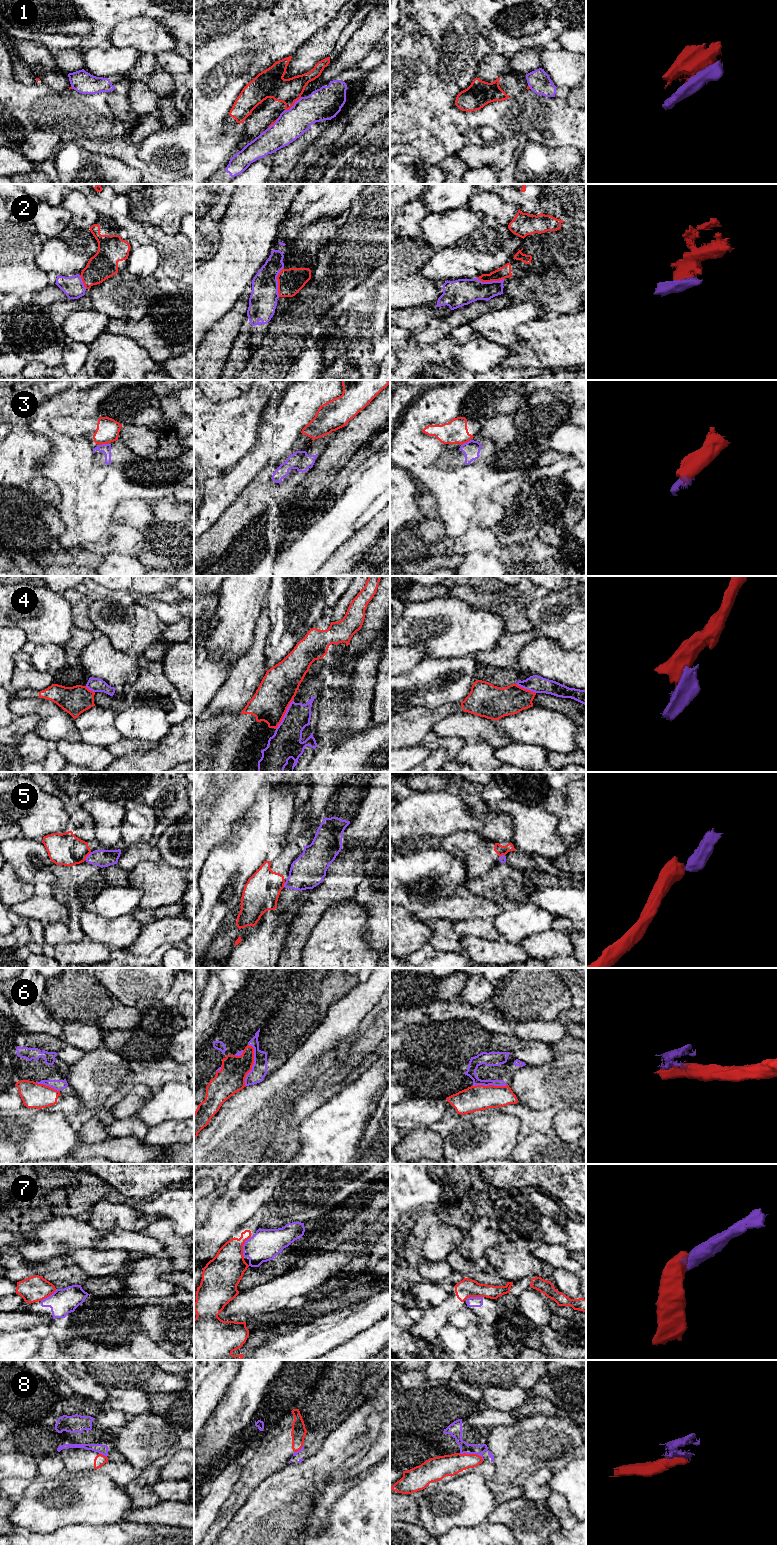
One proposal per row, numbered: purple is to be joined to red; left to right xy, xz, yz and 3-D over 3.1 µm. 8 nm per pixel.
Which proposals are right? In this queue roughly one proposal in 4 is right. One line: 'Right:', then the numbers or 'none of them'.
Right: none of them

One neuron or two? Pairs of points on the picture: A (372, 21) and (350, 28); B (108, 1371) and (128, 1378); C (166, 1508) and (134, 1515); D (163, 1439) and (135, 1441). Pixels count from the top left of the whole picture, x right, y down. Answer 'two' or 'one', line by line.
A: two
B: one
C: one
D: one

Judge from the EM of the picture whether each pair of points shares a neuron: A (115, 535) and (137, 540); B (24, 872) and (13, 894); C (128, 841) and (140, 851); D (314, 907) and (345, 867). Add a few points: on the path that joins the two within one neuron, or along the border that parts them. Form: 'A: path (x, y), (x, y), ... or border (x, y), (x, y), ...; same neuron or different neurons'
A: path (120, 540), (132, 540); same neuron
B: border (10, 864), (15, 875), (20, 880), (31, 885); different neurons
C: border (154, 842), (140, 843), (127, 847); different neurons
D: path (323, 897), (338, 882), (338, 877); same neuron

